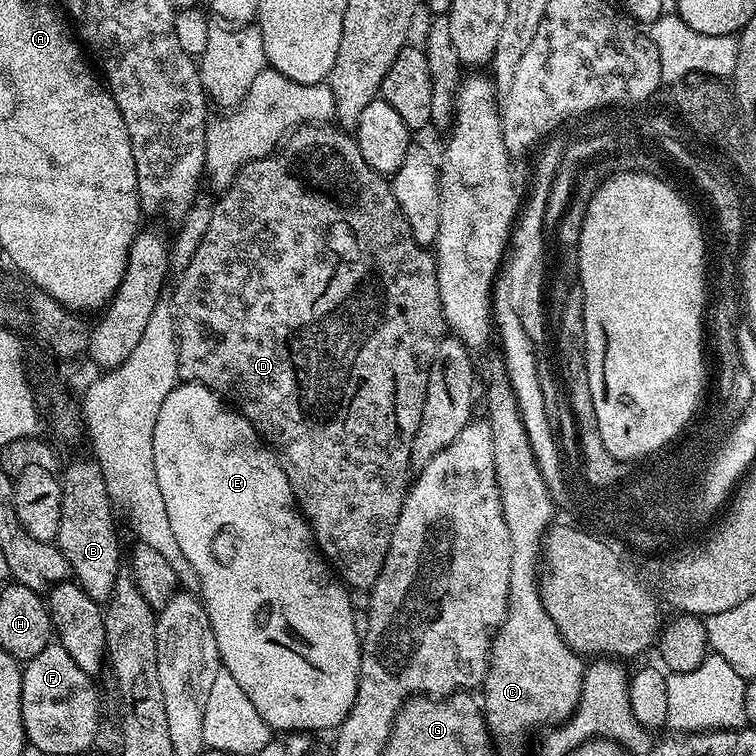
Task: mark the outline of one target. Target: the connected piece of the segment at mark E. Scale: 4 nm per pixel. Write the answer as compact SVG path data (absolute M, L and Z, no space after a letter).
M180 382L173 392L166 394L166 402L162 402L162 410L158 410L158 422L154 422L154 470L158 474L158 490L162 490L162 502L166 502L166 514L170 518L170 527L174 529L174 538L182 554L186 554L190 566L198 570L198 595L210 618L214 638L218 642L223 671L232 675L234 682L238 682L238 686L246 694L246 698L250 698L254 710L258 710L258 714L268 723L268 727L277 733L301 731L313 734L312 732L318 731L319 728L339 728L356 697L356 683L360 677L362 632L359 627L356 629L356 612L352 609L351 598L348 597L349 589L337 579L328 561L321 556L320 549L316 547L312 527L301 516L300 509L296 506L290 482L276 458L276 453L260 439L252 423L225 403L217 393L211 392L201 384Z

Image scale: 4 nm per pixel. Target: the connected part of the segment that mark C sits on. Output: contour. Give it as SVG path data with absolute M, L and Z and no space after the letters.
M485 351L483 353L485 356L478 360L478 384L482 389L482 396L484 392L484 404L488 407L486 419L494 446L494 470L502 498L506 530L510 530L510 590L508 613L504 615L500 629L492 637L492 651L488 654L488 672L484 675L482 685L482 693L484 692L482 707L489 733L499 745L500 743L504 745L506 751L512 752L523 744L528 732L534 731L535 728L544 730L549 726L561 725L575 712L580 705L586 660L561 638L560 631L554 626L550 614L546 614L540 597L538 565L542 560L544 534L553 523L554 503L548 492L549 481L544 480L542 470L538 470L538 462L530 446L530 434L526 434L526 426L518 410L518 398L514 394L514 386L510 386L503 355L499 351L487 352Z

